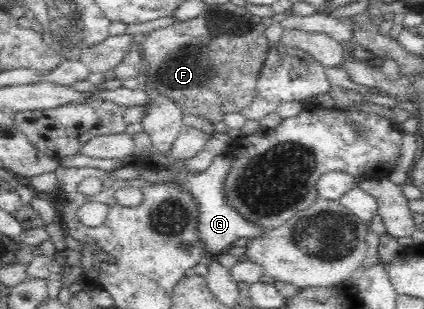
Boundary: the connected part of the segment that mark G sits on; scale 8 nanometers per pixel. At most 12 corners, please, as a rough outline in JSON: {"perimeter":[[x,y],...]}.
{"perimeter":[[230,148],[197,175],[153,170],[153,184],[175,180],[199,204],[204,263],[236,239],[265,231],[229,204]]}

